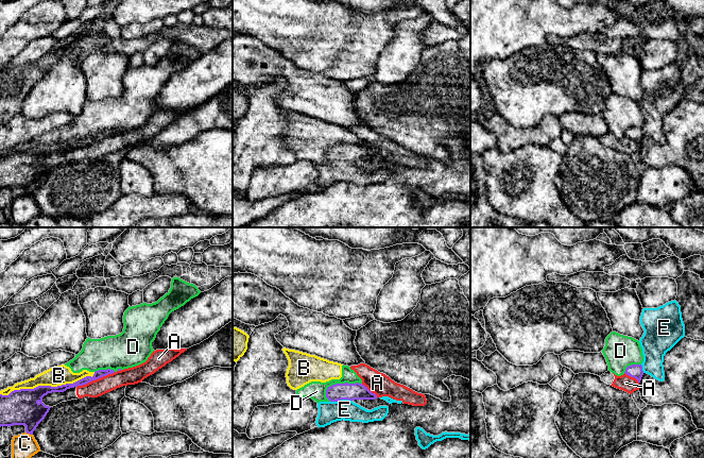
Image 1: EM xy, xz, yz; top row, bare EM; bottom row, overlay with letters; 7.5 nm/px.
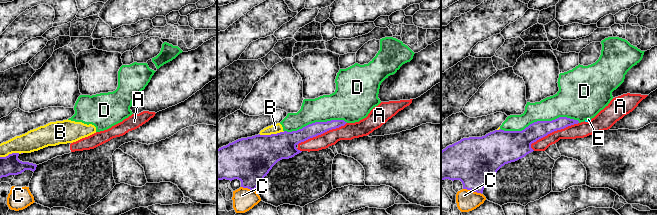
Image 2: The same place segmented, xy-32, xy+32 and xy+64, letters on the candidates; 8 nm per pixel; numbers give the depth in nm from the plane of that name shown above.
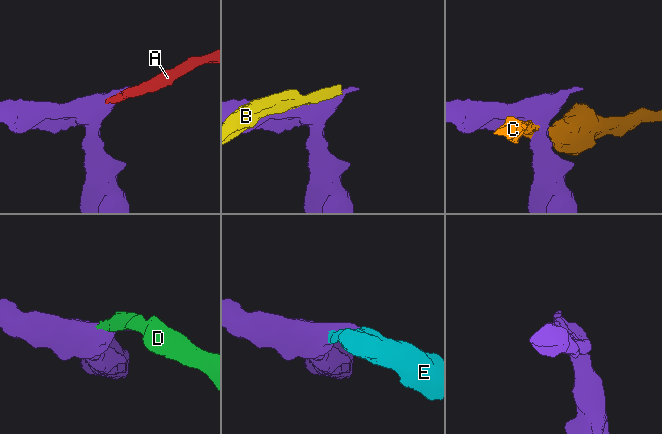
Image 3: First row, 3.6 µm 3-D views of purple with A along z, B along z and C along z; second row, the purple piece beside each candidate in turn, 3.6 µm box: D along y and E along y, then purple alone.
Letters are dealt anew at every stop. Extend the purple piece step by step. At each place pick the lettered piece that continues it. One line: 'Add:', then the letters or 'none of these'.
Add: E

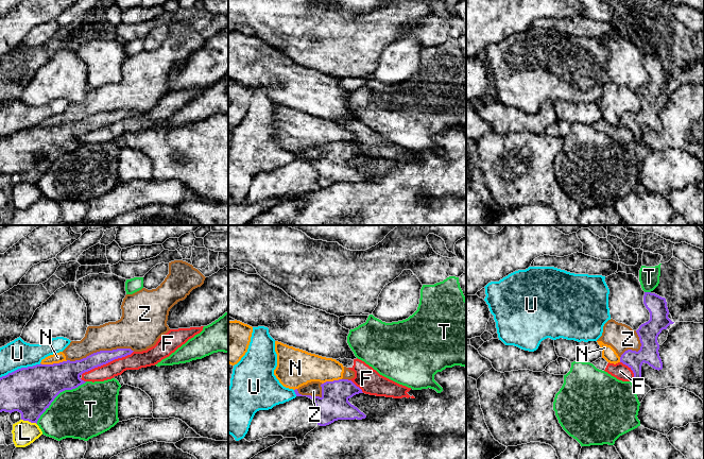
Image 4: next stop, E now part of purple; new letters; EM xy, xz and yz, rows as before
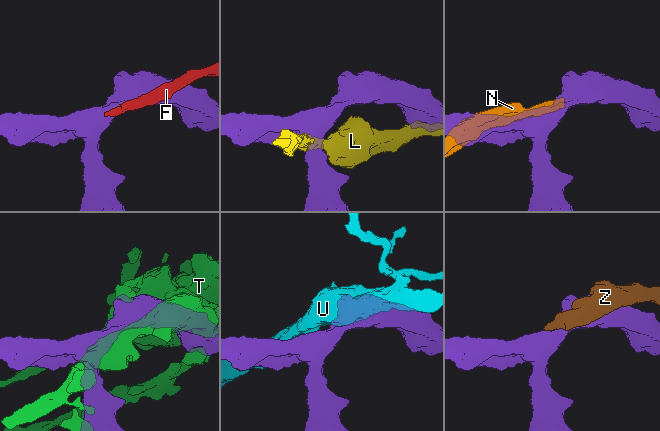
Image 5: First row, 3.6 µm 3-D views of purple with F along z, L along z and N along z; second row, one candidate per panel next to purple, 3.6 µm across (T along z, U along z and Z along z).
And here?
Add: none of these

